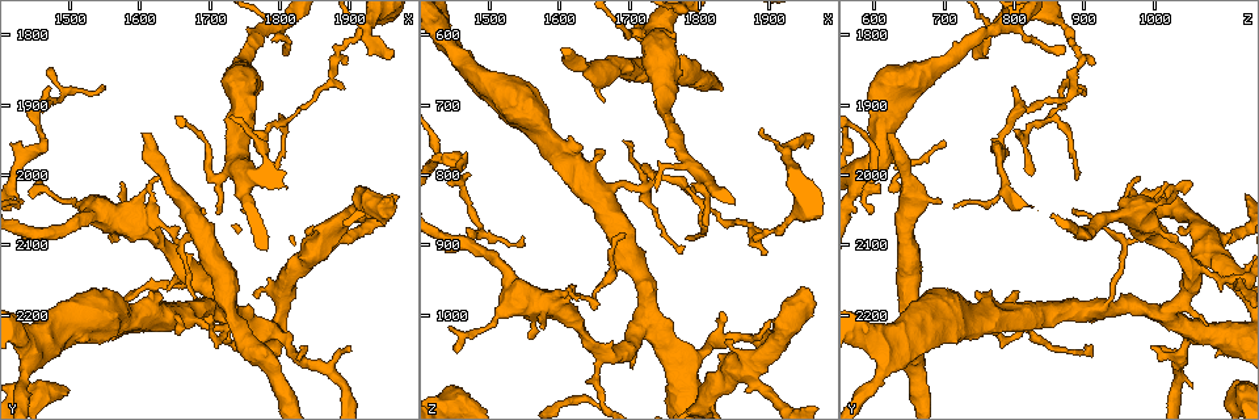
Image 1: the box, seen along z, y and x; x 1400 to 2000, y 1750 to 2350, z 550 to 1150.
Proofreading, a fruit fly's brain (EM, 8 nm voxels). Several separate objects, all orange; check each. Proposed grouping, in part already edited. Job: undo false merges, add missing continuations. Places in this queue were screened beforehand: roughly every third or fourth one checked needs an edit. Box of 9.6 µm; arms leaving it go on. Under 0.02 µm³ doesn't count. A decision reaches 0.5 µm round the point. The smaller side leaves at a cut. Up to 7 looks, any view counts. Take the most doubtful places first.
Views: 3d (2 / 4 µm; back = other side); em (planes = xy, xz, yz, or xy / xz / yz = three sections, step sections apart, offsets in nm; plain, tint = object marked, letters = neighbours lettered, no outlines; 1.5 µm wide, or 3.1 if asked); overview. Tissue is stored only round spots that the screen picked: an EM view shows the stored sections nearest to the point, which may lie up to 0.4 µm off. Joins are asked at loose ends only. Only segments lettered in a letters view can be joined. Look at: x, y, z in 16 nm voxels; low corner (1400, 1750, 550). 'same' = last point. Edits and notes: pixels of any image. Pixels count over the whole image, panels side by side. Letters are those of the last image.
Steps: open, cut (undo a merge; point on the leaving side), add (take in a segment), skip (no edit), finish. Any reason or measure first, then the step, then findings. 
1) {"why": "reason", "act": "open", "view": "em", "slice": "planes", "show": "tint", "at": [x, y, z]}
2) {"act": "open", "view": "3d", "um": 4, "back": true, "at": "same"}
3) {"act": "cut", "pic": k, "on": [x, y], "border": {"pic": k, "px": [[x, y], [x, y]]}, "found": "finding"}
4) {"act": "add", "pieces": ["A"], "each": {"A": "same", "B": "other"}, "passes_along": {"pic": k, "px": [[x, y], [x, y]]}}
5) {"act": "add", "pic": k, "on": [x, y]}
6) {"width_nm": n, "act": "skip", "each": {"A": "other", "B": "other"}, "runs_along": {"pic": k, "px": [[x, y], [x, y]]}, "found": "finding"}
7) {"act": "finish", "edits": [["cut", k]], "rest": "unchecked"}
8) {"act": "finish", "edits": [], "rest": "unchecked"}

{"why": "branch stops here", "act": "open", "view": "3d", "um": 2, "at": [1960, 1830, 740]}

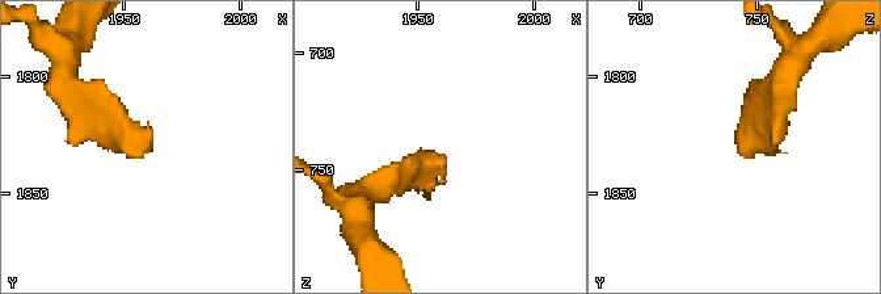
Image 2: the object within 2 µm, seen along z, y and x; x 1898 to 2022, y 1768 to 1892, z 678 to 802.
{"act": "open", "view": "em", "slice": "yz", "step": 8, "show": "letters", "at": [1962, 1827, 743]}

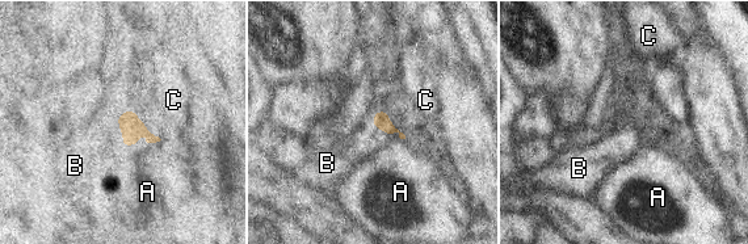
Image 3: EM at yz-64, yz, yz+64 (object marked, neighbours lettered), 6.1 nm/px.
{"why": "another direction", "act": "open", "view": "em", "slice": "planes", "show": "letters", "at": "same"}

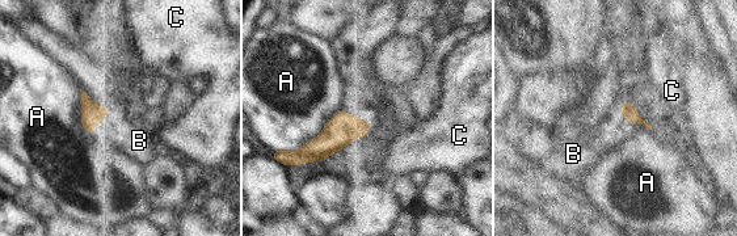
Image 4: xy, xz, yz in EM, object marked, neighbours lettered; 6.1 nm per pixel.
{"act": "add", "pic": 4, "on": [626, 127], "each": {"A": "other", "B": "same", "C": "other"}, "passes_along": {"pic": 4, "px": [[627, 110], [628, 119], [626, 127]]}, "found": "the cell continues"}

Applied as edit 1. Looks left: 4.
{"why": "redraw", "act": "open", "view": "overview"}

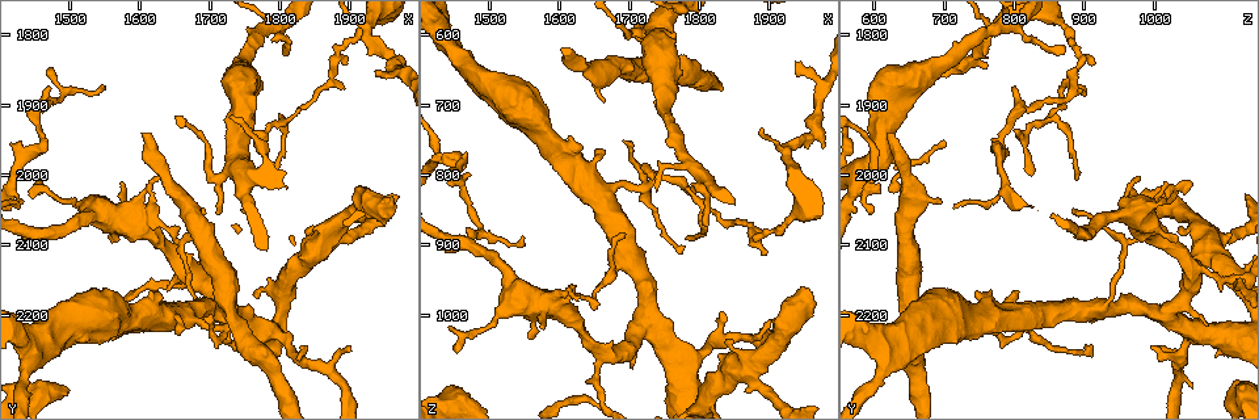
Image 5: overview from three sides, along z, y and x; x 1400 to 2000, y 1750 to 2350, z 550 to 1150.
{"why": "free end", "act": "open", "view": "em", "slice": "xy", "step": 4, "show": "letters", "at": [1600, 1940, 620]}

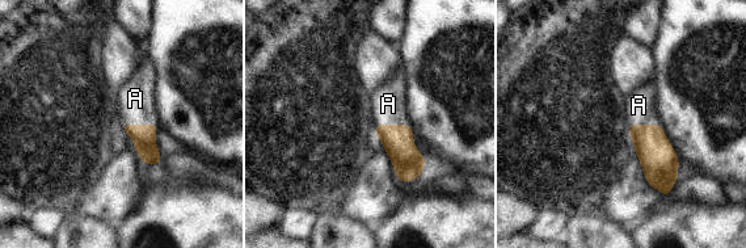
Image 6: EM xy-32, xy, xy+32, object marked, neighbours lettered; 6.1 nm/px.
{"longest_contact_nm": ["A", 240], "act": "add", "pic": 6, "on": [135, 99], "each": {"A": "same"}, "found": "the cell continues"}

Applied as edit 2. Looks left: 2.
{"why": "branch stops here", "act": "open", "view": "3d", "um": 2, "at": [1650, 2225, 775]}

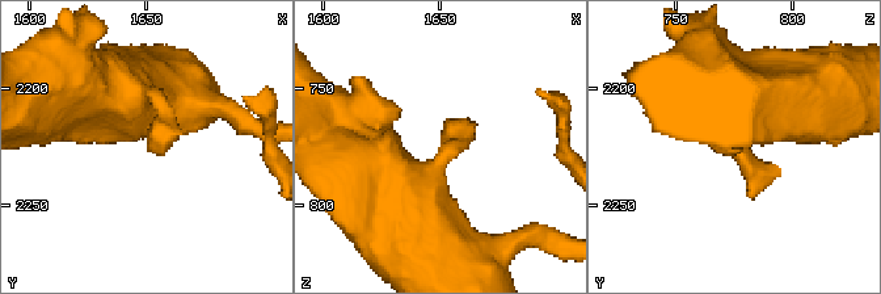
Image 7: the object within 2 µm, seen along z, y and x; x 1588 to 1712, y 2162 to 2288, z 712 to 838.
{"act": "open", "view": "em", "slice": "planes", "show": "letters", "at": [1651, 2227, 777]}

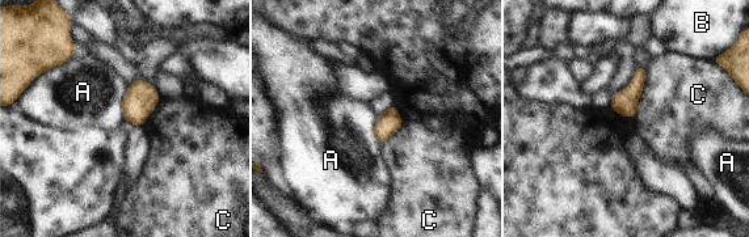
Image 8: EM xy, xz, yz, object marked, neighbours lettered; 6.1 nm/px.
{"act": "skip", "each": {"A": "other", "B": "other", "C": "other"}, "border": {"pic": 8, "px": [[127, 88], [122, 98], [123, 119]]}, "found": "no lettered segment goes on from it"}

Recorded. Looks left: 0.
{"act": "finish", "edits": [["add", 4], ["add", 6]], "rest": "unchecked"}

